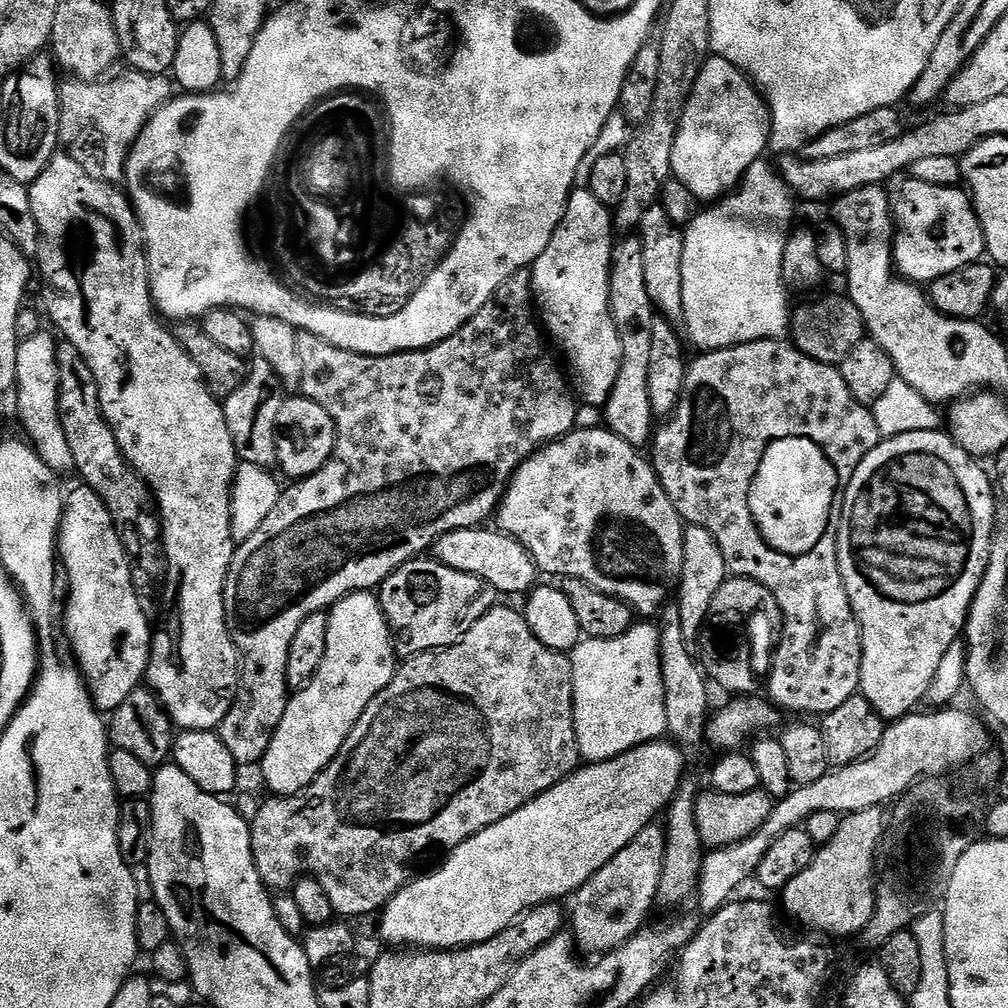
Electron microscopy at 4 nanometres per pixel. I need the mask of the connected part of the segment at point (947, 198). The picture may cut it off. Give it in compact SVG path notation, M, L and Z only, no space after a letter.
M908 178L900 188L900 193L894 196L894 203L891 205L892 219L894 221L894 268L903 279L911 280L917 286L927 286L932 281L942 278L942 274L954 274L954 270L962 270L962 266L970 266L977 263L985 255L984 231L980 220L976 216L976 209L972 207L972 198L963 187L957 186L947 188L946 186L930 186L930 182L918 182Z

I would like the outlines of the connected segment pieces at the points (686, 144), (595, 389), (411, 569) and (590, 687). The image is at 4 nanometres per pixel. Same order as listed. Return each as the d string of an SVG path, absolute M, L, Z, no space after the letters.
M709 55L692 87L690 98L680 116L680 125L674 138L672 175L690 190L700 202L724 199L743 180L755 160L761 159L770 148L772 138L772 114L760 89L721 56Z
M573 191L560 225L530 268L532 299L539 323L551 343L564 351L575 395L585 404L599 406L607 405L622 366L620 331L610 306L612 236L614 216L610 209L590 191Z
M417 558L384 580L378 589L378 599L397 653L411 658L457 644L482 614L497 607L498 593L494 586L474 574L450 570L450 566L442 566L434 558Z
M652 622L633 623L624 636L609 640L581 639L570 653L574 686L574 730L581 757L588 762L613 760L639 744L649 744L667 733L666 698L660 665L660 630Z

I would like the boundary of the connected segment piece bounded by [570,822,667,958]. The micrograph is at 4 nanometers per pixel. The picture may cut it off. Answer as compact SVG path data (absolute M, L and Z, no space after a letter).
M653 822L641 830L598 874L594 874L573 895L574 908L570 910L570 930L581 952L593 952L599 958L606 952L621 948L631 936L645 927L648 911L657 903L658 882L662 882L664 855L666 854L665 829Z

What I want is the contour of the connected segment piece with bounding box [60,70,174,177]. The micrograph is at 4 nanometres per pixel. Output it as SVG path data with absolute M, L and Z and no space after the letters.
M124 70L117 80L112 79L85 82L68 78L60 84L61 141L65 145L88 144L91 140L100 144L104 151L104 168L109 172L109 177L119 172L121 175L133 144L143 134L144 127L150 123L156 111L168 103L174 92L173 81L167 75L151 76Z

